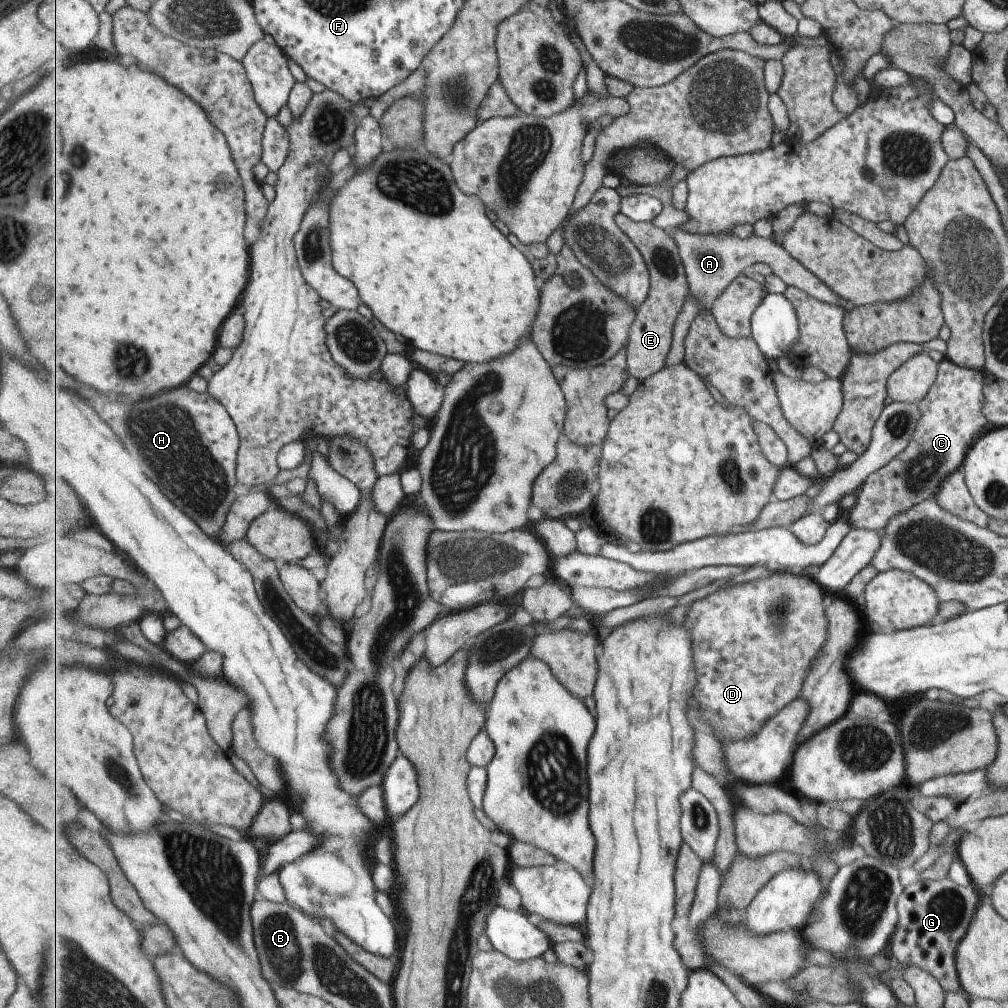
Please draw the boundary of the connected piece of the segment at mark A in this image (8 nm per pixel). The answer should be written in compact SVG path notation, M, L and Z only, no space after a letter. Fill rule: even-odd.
M678 227L675 230L673 237L678 245L681 259L684 262L684 268L688 276L690 291L693 298L699 302L702 310L700 312L712 312L715 300L725 294L725 290L733 285L738 277L743 275L743 272L753 266L753 264L764 263L770 266L772 272L779 277L787 286L793 286L803 290L815 299L820 299L821 302L840 306L847 312L851 305L847 300L842 300L829 290L823 282L813 275L803 264L800 264L778 241L772 238L763 238L753 233L747 239L741 240L739 236L731 236L731 234L687 234L687 230Z

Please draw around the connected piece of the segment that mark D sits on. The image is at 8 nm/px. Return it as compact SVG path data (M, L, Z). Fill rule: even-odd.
M787 570L773 571L765 579L717 589L690 606L684 624L693 636L693 656L699 674L697 706L700 709L696 713L709 720L721 744L727 740L749 740L767 724L767 720L793 700L798 700L813 660L827 640L823 590L809 576Z

